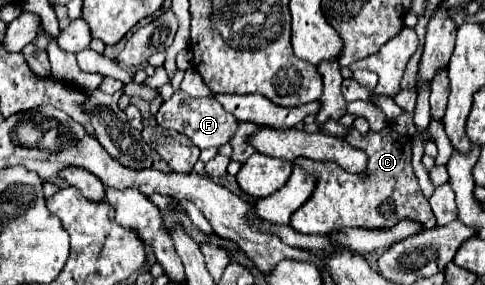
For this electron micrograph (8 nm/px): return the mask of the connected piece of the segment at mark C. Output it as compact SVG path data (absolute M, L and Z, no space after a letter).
M387 124L387 128L373 132L369 130L365 136L361 136L357 130L349 130L347 136L343 136L345 142L349 142L353 148L363 150L367 154L367 168L365 168L365 176L363 174L349 174L345 172L339 164L335 162L315 162L309 158L297 158L295 164L301 166L307 174L313 174L315 178L315 190L309 196L309 200L291 216L291 226L297 232L303 234L327 234L331 230L341 230L341 228L385 228L385 226L393 226L397 220L401 218L411 218L417 222L427 222L433 212L429 208L429 200L423 196L417 178L413 174L413 166L411 166L411 138L407 136L399 136L397 130Z

